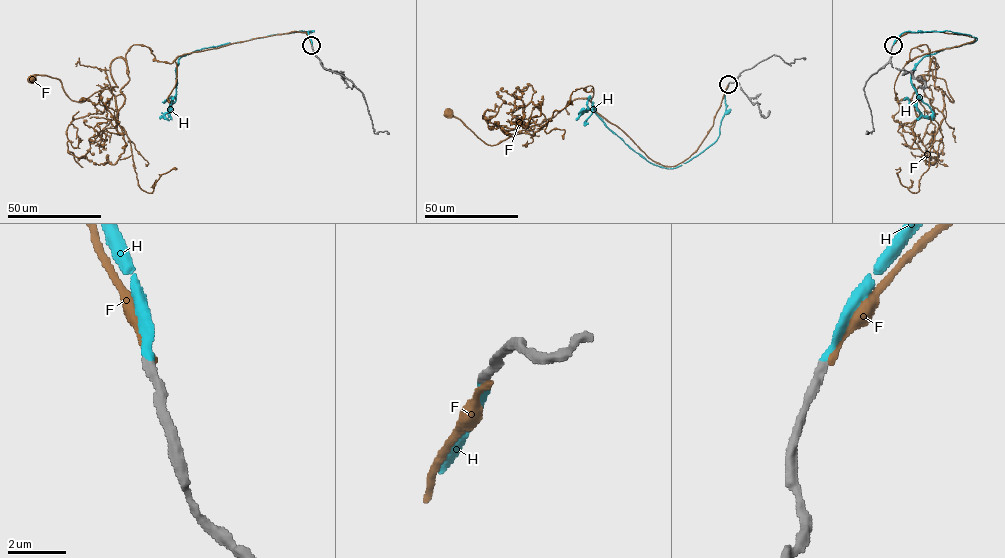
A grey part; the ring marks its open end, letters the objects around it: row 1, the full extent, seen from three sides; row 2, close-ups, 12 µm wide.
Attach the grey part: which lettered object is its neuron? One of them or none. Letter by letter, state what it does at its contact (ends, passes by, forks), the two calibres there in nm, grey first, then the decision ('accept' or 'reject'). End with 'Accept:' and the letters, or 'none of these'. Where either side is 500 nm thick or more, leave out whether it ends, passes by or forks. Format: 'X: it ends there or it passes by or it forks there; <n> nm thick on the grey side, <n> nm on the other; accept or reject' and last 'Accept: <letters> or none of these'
F: it ends there; 300 nm thick on the grey side, 240 nm on the other; reject
H: it ends there; 300 nm thick on the grey side, 260 nm on the other; accept
Accept: H

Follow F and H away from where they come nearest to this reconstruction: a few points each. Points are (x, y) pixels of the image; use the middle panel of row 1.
F: (728, 84), (699, 147), (673, 166), (652, 161), (586, 98), (495, 145), (448, 111)
H: (728, 84), (718, 138), (671, 169), (653, 164), (633, 150), (595, 113), (593, 102), (592, 108), (576, 120)

